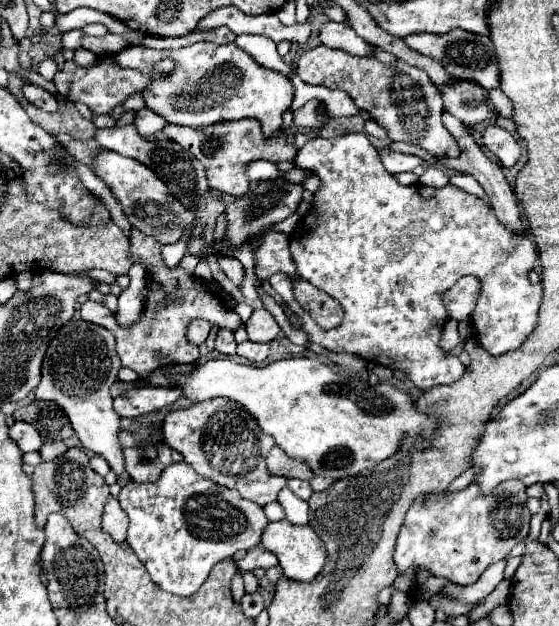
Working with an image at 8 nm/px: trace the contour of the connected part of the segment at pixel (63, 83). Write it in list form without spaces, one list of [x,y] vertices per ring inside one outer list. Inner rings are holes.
[[[112,57],[102,59],[92,67],[78,67],[74,61],[66,61],[54,77],[54,85],[60,95],[68,97],[70,101],[86,103],[94,113],[110,113],[116,105],[122,105],[128,95],[140,93],[144,89],[144,83],[148,83],[146,75],[140,75],[132,69],[116,67],[116,63],[112,63]]]

